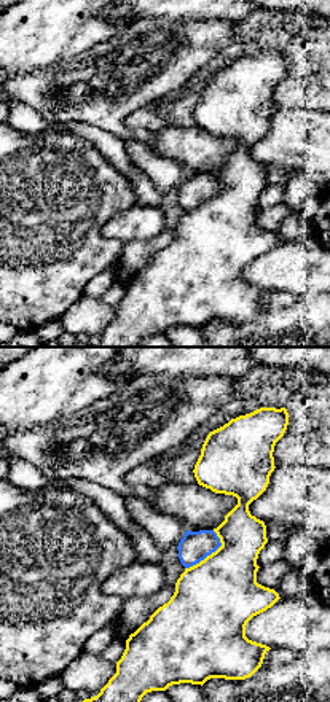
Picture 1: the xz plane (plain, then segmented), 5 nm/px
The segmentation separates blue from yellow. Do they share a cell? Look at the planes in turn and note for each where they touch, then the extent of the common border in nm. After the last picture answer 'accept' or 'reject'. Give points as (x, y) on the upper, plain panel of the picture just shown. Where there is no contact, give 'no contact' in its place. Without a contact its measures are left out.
(209, 198) | 240 nm

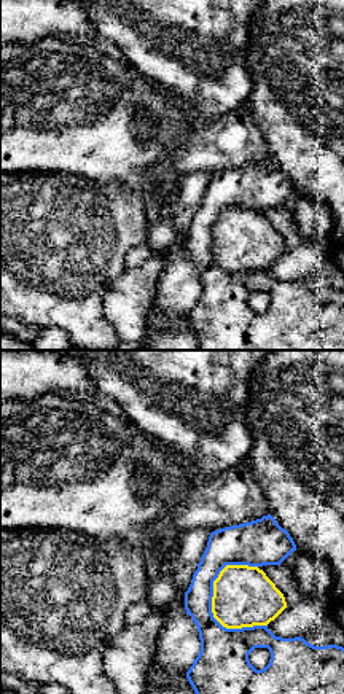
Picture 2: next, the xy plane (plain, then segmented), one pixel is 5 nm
(212, 260) | 380 nm

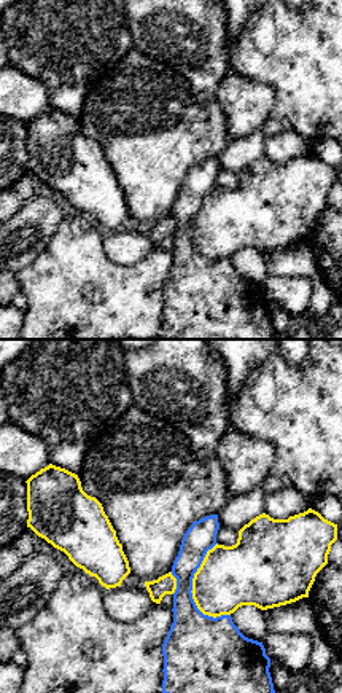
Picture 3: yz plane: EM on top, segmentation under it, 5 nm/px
(191, 227) | 380 nm

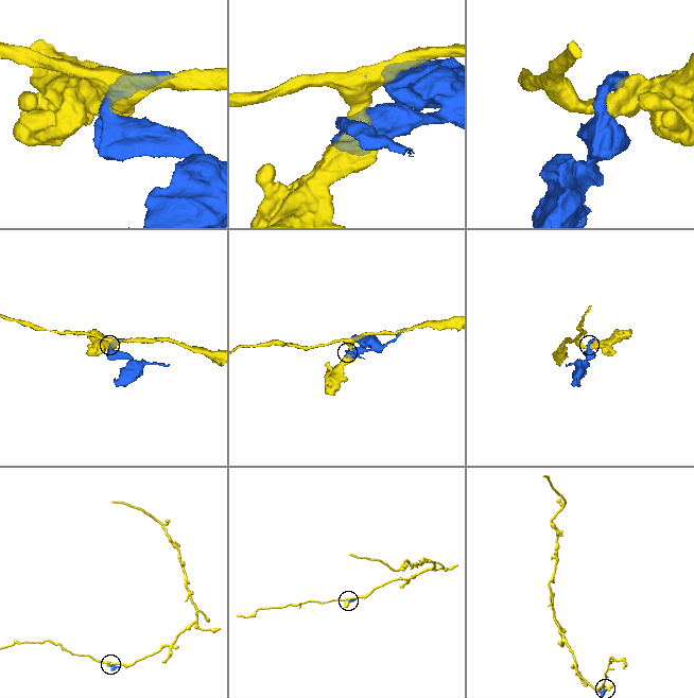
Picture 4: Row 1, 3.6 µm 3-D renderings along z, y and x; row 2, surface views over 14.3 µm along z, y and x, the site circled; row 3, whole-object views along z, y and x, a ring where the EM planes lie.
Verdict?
reject

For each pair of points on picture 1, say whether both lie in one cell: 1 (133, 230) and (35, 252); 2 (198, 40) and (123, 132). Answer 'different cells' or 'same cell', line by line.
1: different cells
2: same cell

